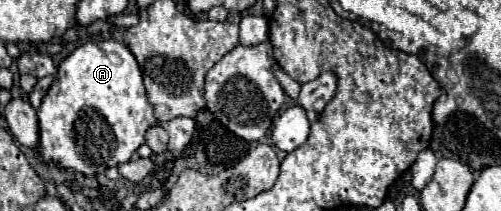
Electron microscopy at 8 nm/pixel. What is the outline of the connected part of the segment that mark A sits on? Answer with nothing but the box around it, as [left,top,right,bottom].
[37,40,157,176]

